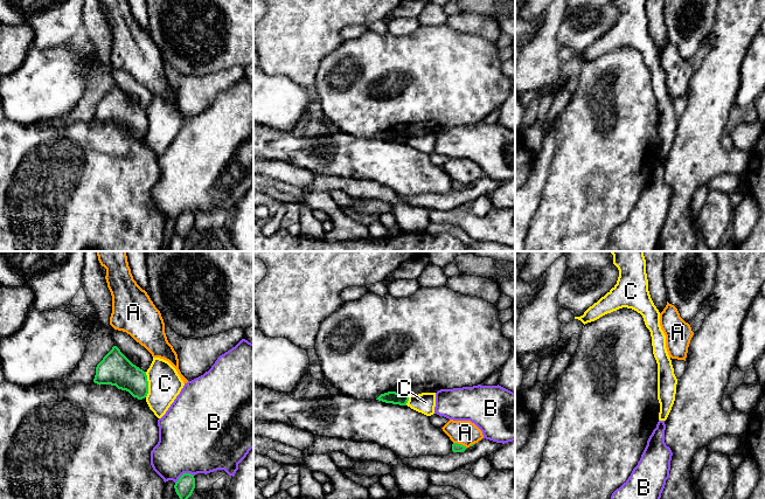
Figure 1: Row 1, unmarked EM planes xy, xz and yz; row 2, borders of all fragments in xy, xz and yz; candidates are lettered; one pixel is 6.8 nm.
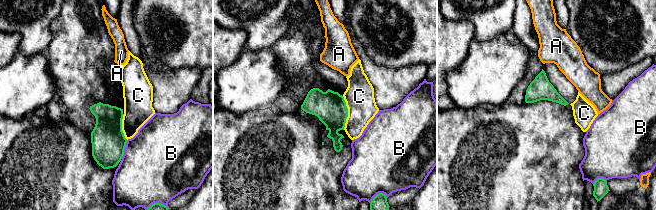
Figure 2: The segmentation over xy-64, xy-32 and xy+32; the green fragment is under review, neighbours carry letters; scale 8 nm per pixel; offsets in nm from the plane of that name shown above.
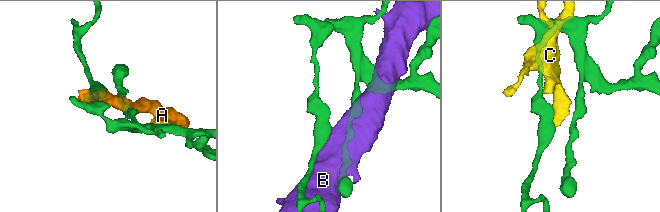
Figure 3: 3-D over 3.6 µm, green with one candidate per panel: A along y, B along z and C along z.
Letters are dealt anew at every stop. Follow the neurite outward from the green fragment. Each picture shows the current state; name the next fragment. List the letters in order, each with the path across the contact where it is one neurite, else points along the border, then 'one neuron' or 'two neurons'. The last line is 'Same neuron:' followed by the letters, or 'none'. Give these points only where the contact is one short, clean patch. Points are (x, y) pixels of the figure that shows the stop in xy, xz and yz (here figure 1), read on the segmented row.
A: two neurons
B: two neurons
C: along xy (145, 372), (147, 381), (146, 396) | two neurons
Same neuron: none

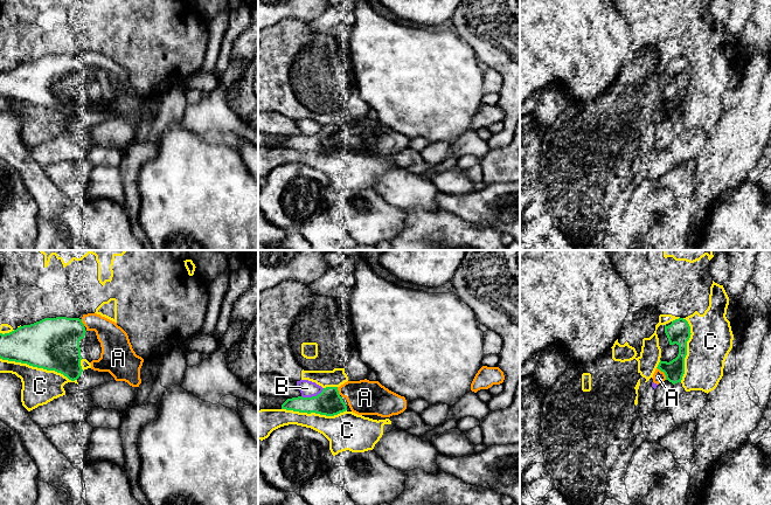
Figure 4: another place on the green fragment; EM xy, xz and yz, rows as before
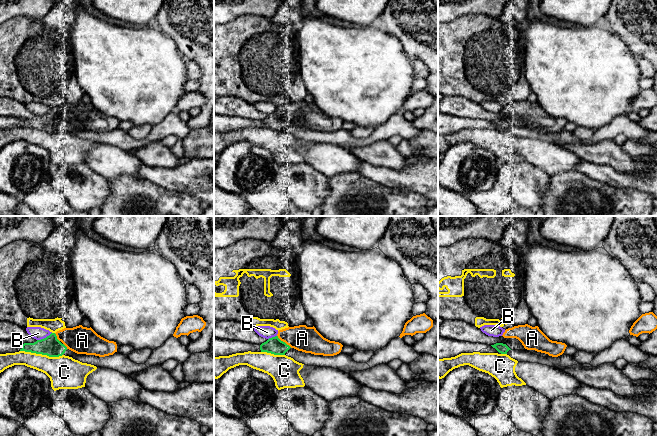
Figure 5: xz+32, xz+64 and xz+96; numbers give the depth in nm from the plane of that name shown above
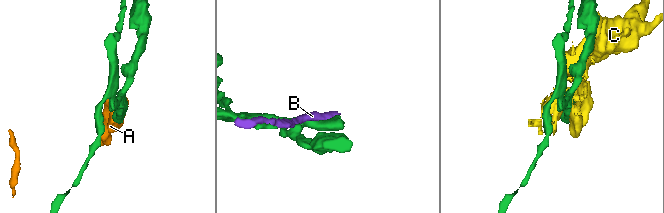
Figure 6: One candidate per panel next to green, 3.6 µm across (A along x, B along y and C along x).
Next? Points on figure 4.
A: one neuron
B: two neurons
C: two neurons
Same neuron: A

